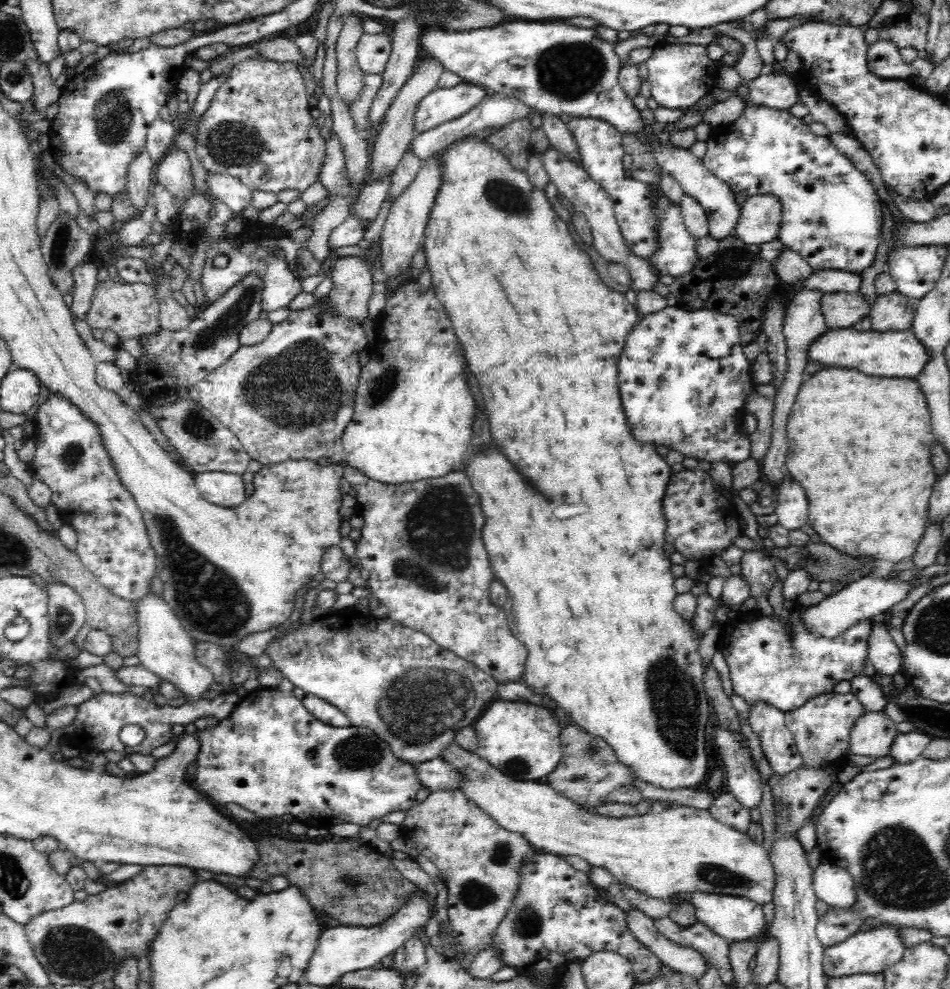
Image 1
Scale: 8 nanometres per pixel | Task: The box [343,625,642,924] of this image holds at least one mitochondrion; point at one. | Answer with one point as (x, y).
(420, 706)

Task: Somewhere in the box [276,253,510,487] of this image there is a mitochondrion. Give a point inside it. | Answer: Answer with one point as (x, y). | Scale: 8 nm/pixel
(381, 388)

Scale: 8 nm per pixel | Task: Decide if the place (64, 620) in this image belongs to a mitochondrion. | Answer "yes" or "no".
yes

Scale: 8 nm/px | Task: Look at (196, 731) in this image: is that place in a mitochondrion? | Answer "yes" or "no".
no

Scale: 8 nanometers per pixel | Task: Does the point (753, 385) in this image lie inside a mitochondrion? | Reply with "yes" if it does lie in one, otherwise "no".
no

